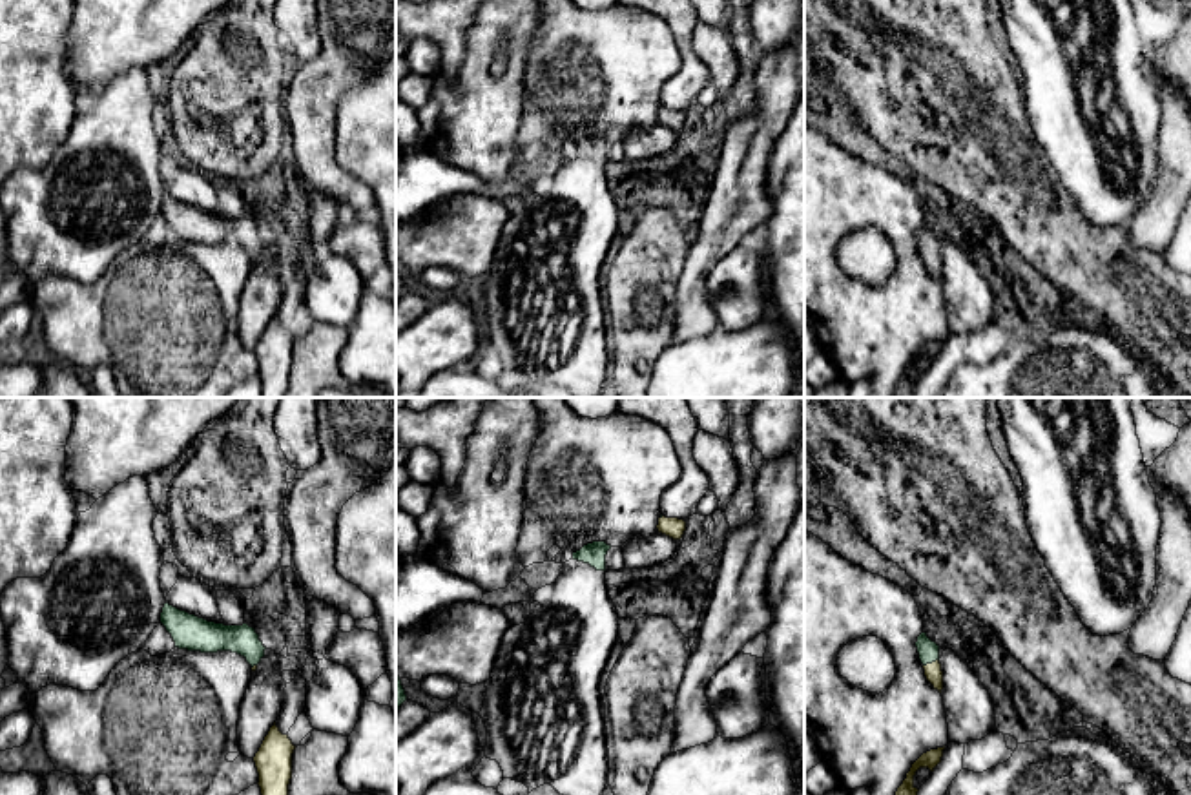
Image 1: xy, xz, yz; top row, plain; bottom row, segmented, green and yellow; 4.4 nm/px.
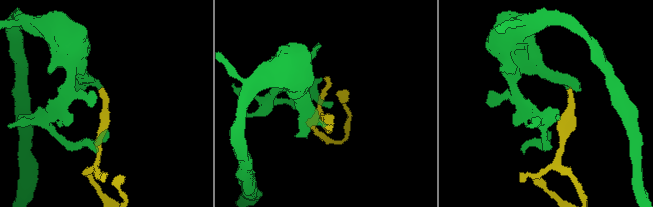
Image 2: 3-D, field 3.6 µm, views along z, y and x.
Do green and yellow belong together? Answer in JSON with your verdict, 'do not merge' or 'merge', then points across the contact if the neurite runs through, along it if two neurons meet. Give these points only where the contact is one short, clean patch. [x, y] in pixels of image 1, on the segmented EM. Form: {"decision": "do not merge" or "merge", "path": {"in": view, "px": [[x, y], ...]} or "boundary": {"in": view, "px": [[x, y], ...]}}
{"decision": "merge", "path": {"in": "yz", "px": [[929, 651], [931, 662], [932, 671]]}}

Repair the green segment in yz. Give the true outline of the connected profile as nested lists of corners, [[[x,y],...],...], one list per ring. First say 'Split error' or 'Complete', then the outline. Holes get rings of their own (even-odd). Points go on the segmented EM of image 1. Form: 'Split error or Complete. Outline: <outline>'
Split error. Outline: [[[921,633],[916,642],[919,660],[925,669],[927,680],[941,693],[943,689],[943,671],[939,664],[939,645],[932,642],[927,633]]]

